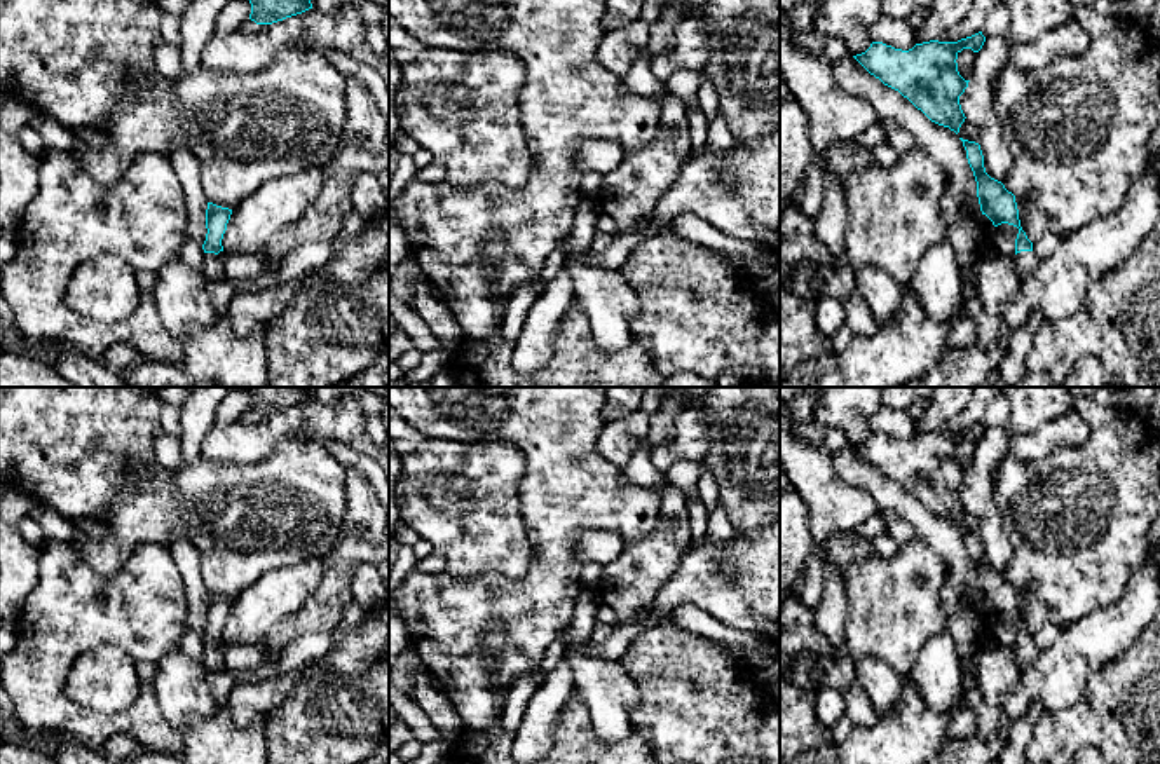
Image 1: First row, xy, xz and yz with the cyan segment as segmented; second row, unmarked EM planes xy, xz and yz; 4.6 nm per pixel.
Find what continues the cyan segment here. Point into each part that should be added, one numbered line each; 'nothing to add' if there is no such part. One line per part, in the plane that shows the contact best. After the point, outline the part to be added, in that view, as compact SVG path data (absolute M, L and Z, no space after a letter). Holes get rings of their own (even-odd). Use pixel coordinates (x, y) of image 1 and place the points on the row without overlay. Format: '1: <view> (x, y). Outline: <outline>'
1: yz (1026, 653). Outline: M1020 642L1013 649L1015 663L1019 665L1019 668L1026 668L1026 666L1033 665L1036 661L1038 654L1040 654L1040 651L1034 645L1034 642Z

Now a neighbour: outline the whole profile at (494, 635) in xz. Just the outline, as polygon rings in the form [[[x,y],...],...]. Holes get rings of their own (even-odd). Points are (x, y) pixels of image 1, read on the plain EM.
[[[495,621],[483,631],[483,640],[480,647],[480,654],[488,658],[490,663],[495,663],[495,656],[504,642],[506,623]]]

